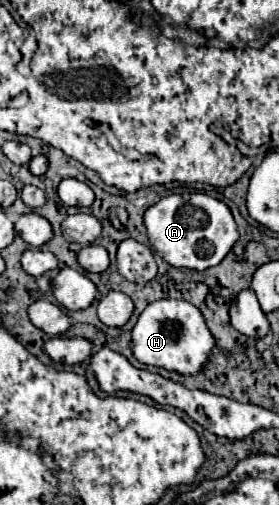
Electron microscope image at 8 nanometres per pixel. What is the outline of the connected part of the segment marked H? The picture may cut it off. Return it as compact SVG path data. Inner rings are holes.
M161 299L153 301L145 307L145 311L139 315L133 331L131 331L131 351L135 359L149 367L163 367L167 371L175 371L179 375L197 375L205 365L209 363L209 353L213 353L213 333L209 333L209 327L201 315L201 311L191 305L189 301L179 299ZM169 323L179 325L179 335L175 327Z

